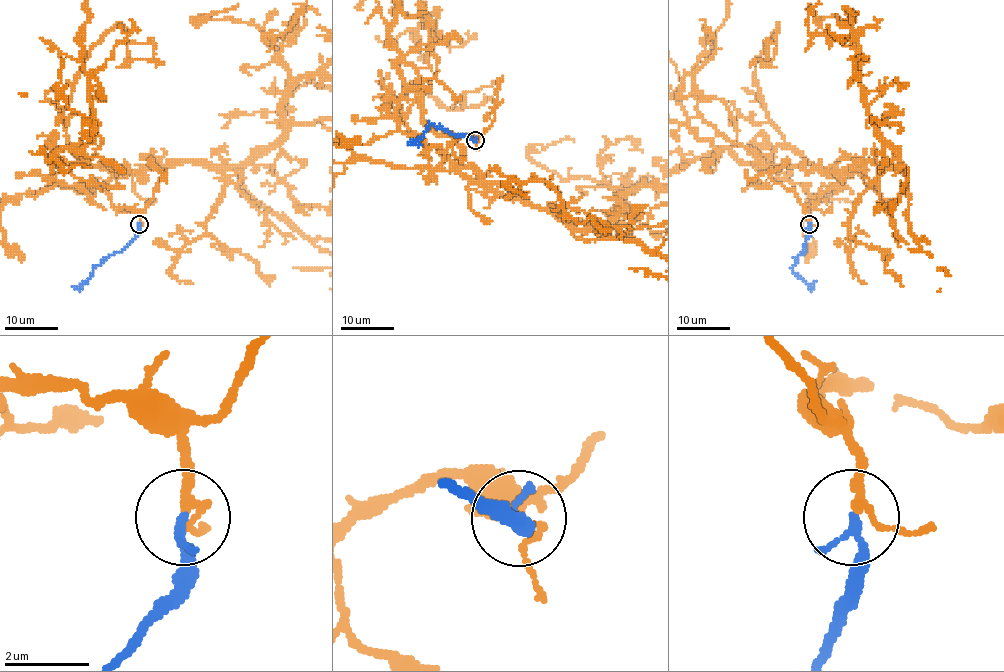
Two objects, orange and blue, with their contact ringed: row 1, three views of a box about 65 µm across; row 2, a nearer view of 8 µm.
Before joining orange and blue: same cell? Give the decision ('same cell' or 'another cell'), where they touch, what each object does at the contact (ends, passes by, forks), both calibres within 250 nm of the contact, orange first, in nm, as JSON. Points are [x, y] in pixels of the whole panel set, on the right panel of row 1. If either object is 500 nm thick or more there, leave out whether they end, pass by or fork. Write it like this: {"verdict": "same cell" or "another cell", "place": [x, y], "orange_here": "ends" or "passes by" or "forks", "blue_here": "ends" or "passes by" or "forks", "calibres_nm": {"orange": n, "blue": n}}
{"verdict": "same cell", "place": [809, 224], "orange_here": "passes by", "blue_here": "passes by", "calibres_nm": {"orange": 200, "blue": 160}}

